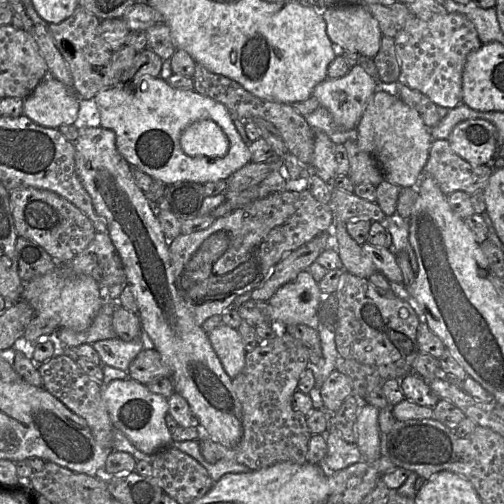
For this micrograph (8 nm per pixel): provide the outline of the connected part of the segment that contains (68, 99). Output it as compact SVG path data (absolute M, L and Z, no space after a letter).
M47 76L24 100L23 115L45 128L73 125L78 118L80 98L52 76Z

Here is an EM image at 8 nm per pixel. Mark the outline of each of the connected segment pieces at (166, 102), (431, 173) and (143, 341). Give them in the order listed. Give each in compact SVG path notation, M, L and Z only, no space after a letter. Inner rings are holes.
M144 75L134 82L134 89L115 85L94 96L100 113L100 125L115 132L117 149L132 168L166 184L178 181L205 184L227 180L234 172L251 162L249 146L243 141L230 111L223 103L195 90L175 88L161 77ZM203 119L216 122L227 135L229 150L225 156L189 156L183 151L180 145L182 132L193 122Z
M433 139L423 176L431 177L446 196L455 191L464 191L472 196L477 190L484 190L493 170L489 165L473 165L462 159L451 149L447 139Z
M146 333L132 341L124 341L118 337L94 342L93 348L101 358L101 365L108 365L127 371L130 363L144 349L153 348L152 342Z

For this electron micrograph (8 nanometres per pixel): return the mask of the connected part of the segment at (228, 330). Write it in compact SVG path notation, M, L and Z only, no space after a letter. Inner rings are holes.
M221 324L208 333L208 336L225 372L233 380L245 366L247 352L241 335L237 329Z

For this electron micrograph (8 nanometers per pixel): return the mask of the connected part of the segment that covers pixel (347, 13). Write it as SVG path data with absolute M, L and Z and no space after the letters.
M343 4L324 10L327 35L333 43L359 55L374 58L381 45L378 21L361 4Z

